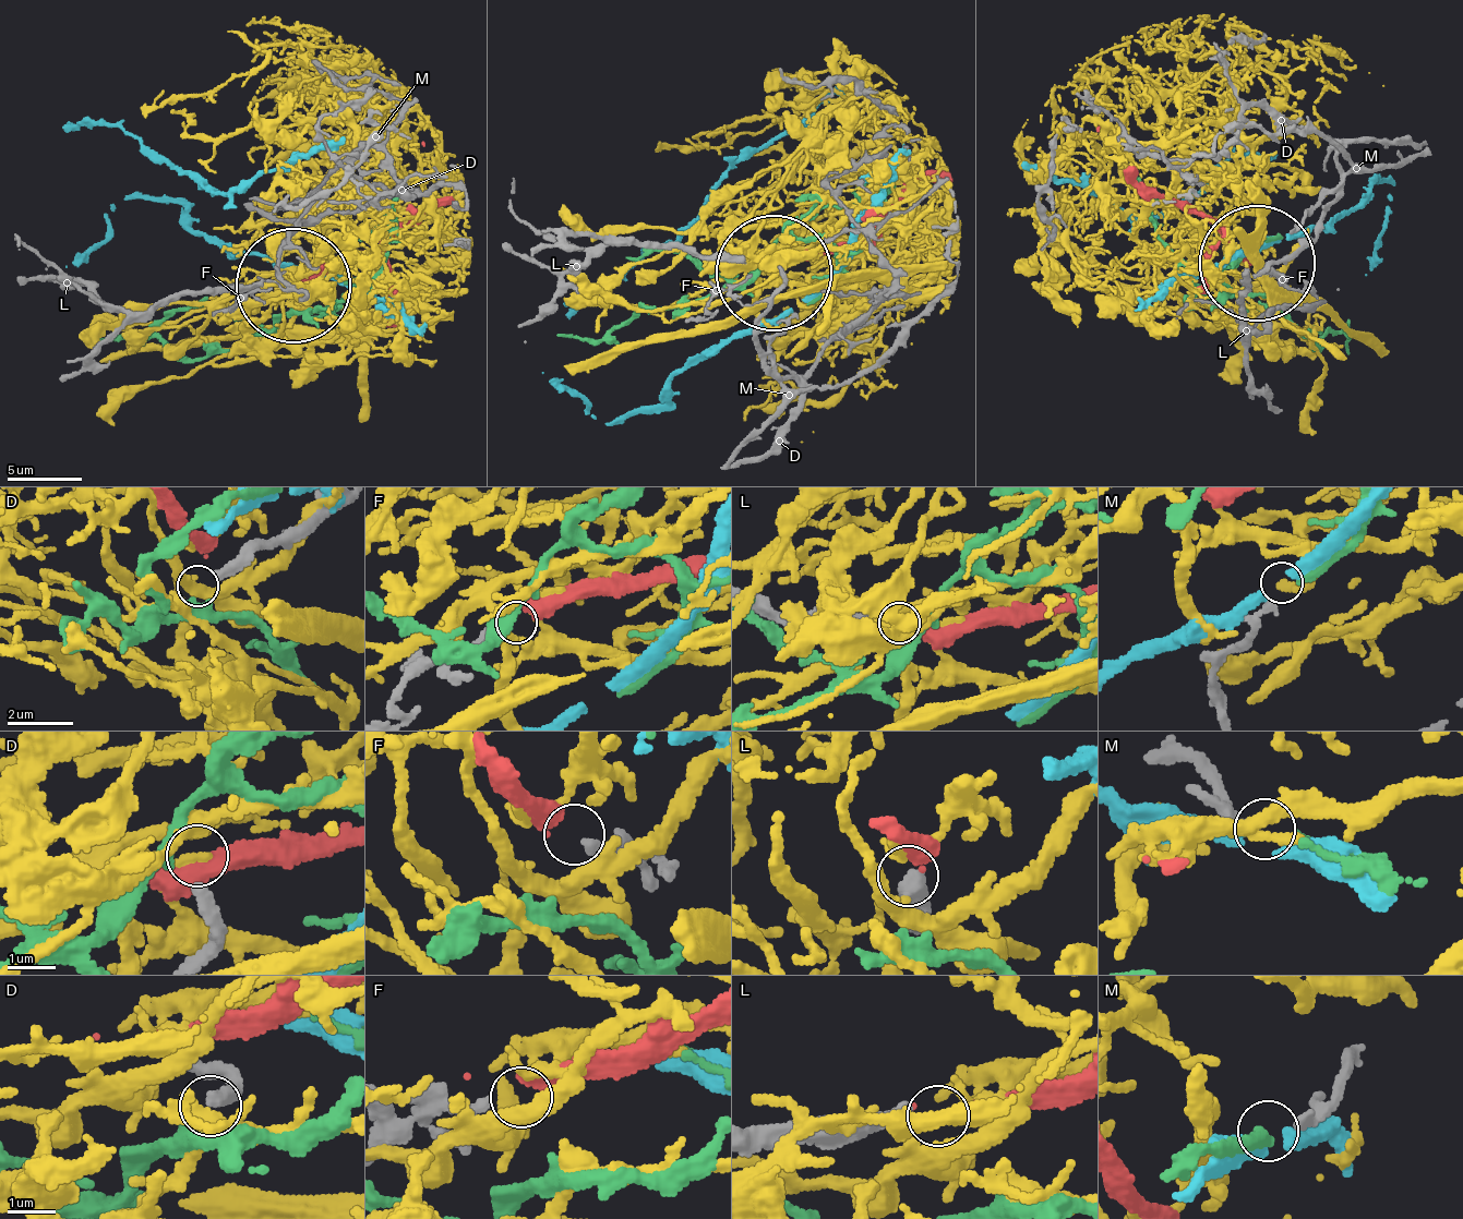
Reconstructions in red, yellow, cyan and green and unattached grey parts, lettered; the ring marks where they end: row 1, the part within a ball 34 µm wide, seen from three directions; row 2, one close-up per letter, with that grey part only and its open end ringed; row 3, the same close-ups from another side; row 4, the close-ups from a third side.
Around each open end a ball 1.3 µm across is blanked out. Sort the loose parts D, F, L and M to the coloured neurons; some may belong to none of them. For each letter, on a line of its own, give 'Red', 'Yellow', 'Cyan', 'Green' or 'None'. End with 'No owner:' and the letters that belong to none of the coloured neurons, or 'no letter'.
D: None
F: None
L: Red
M: Green
No owner: D, F

